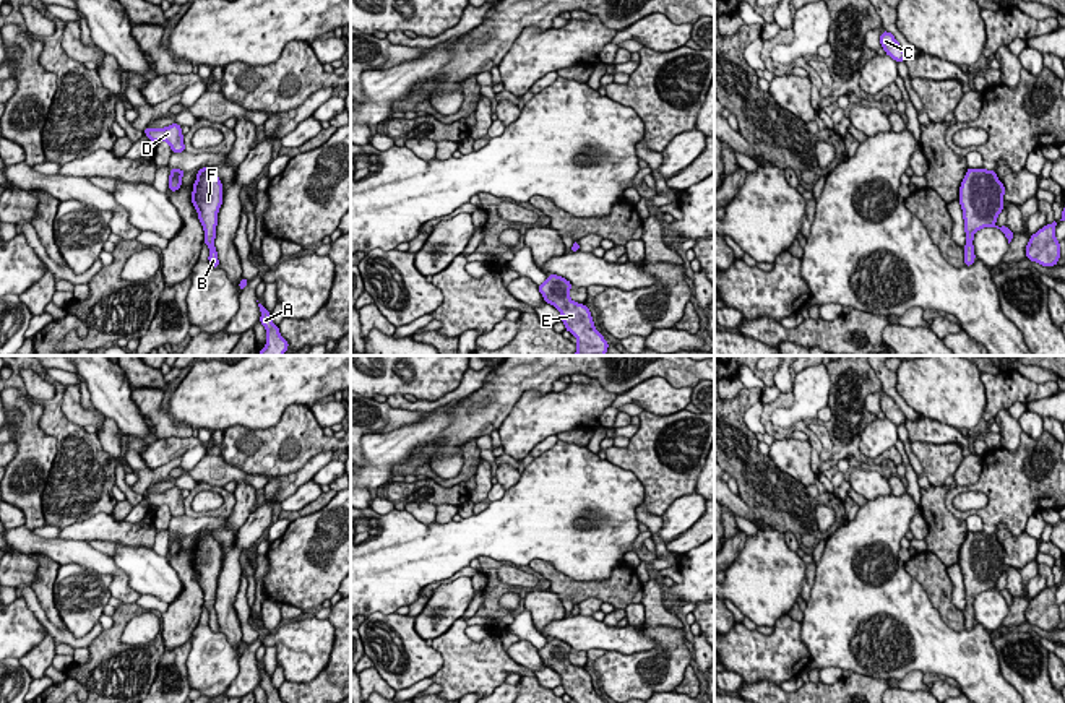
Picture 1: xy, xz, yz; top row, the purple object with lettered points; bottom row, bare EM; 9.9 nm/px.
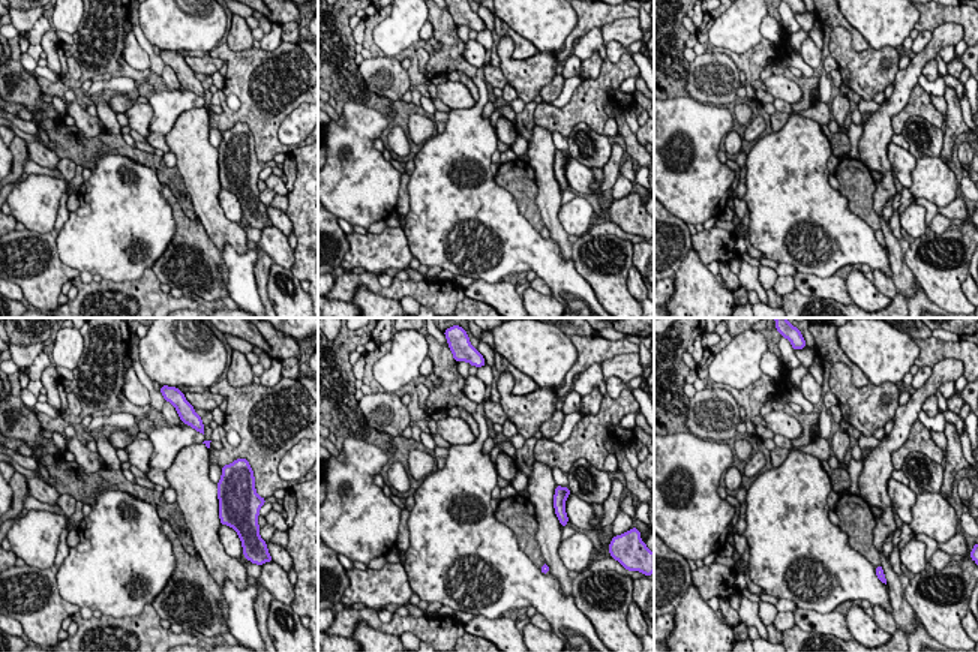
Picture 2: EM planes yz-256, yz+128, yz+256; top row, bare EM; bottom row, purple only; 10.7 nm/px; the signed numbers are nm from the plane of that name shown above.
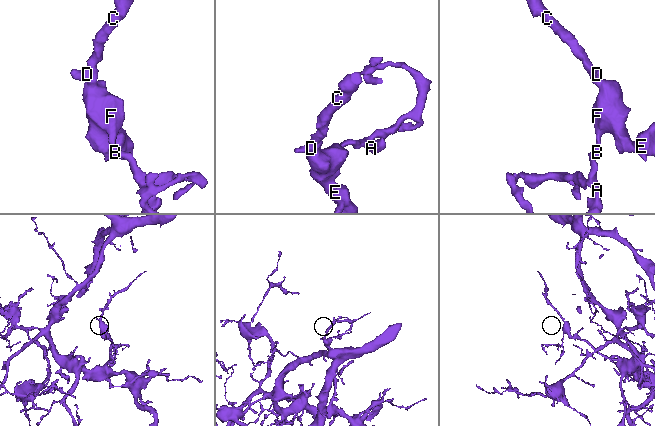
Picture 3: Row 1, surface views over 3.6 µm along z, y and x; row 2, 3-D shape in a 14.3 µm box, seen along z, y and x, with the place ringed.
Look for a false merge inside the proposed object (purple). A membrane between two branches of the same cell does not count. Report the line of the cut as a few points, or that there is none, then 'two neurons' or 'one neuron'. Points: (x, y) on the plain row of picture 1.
cut none; one neuron

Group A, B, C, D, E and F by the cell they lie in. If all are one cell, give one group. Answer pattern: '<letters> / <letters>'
A B C D E F

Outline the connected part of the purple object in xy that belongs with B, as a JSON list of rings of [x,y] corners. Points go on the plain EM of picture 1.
[[[201,531],[193,547],[192,567],[198,575],[198,583],[205,594],[203,606],[209,612],[208,625],[213,632],[219,632],[218,615],[214,610],[218,576],[222,568],[222,547],[213,531]]]

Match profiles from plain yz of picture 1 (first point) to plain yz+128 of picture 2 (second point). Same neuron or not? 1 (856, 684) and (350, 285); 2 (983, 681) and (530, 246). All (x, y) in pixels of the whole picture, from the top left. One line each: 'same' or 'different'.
1: same
2: same

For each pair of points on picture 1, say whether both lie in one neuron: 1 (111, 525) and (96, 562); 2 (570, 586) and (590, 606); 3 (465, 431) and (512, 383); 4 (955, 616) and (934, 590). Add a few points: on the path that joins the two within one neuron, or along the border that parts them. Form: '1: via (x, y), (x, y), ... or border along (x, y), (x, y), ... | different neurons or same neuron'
1: border along (57, 538), (83, 539), (88, 543) | different neurons
2: border along (603, 601), (585, 598), (578, 604) | different neurons
3: via (476, 421), (500, 395) | same neuron
4: via (948, 609), (940, 596) | same neuron

